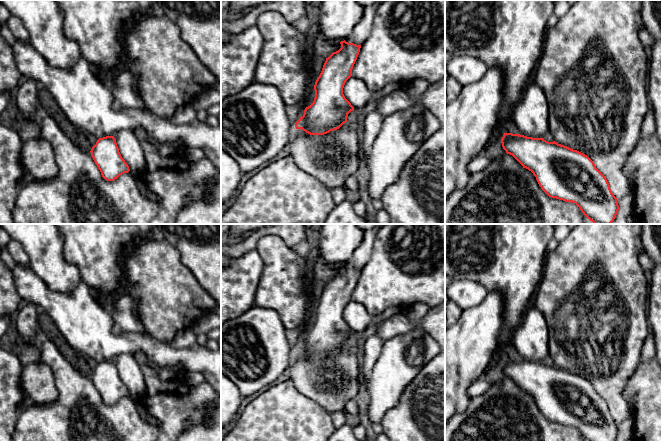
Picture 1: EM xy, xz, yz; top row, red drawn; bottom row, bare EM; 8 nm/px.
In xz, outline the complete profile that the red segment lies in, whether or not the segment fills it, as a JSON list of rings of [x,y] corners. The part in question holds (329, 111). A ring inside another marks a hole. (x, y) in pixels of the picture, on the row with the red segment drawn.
[[[345,40],[340,44],[341,48],[326,58],[317,77],[313,103],[305,108],[303,116],[295,124],[296,129],[310,135],[324,135],[339,129],[347,122],[348,114],[354,111],[343,94],[343,88],[352,76],[361,45]]]

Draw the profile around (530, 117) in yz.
[[[529,81],[525,95],[513,111],[513,129],[519,135],[543,138],[549,132],[548,101],[544,91]]]

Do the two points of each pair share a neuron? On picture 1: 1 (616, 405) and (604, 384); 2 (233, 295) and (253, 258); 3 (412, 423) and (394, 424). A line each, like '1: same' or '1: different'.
1: same
2: same
3: same

